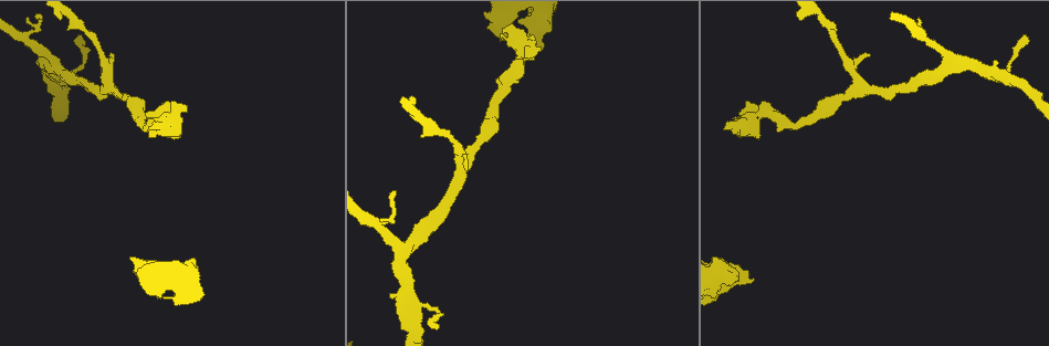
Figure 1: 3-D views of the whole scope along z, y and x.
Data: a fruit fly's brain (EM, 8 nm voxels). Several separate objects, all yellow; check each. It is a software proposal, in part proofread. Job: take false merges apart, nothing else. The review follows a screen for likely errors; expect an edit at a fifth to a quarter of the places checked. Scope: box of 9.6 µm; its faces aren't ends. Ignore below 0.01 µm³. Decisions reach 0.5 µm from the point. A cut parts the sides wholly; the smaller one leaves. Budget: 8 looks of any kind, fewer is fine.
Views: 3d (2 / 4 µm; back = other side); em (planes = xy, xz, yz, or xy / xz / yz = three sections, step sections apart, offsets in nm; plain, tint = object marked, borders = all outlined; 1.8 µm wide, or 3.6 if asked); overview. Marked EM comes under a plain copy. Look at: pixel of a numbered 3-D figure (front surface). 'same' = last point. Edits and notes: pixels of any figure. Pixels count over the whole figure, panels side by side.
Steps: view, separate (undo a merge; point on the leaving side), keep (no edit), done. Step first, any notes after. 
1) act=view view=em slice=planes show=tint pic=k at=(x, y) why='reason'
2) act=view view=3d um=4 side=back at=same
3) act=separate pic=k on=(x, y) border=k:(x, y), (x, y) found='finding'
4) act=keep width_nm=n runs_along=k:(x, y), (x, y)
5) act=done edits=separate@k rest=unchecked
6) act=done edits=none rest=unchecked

act=view view=em slice=planes show=tint pic=1 at=(52, 78) why='thick turns thin'

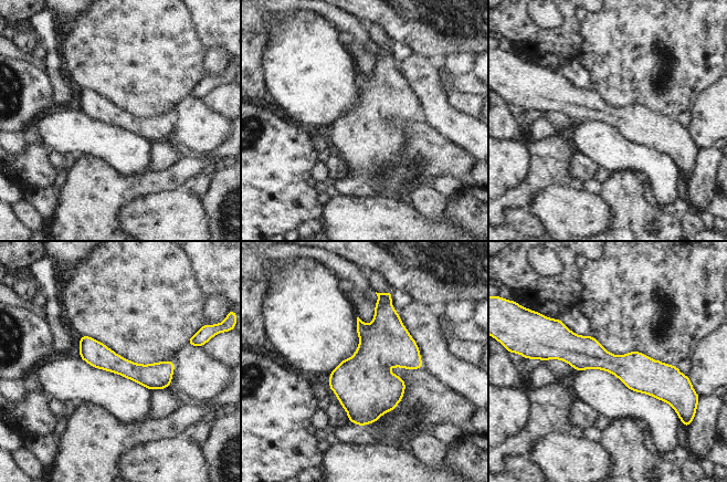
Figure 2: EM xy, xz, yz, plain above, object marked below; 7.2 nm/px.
act=keep runs_along=2:(547, 353), (677, 377) found='continuous, no second cell'

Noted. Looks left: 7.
act=view view=em slice=yz step=8 show=tint pic=1 at=(523, 54) why='sudden change in width'

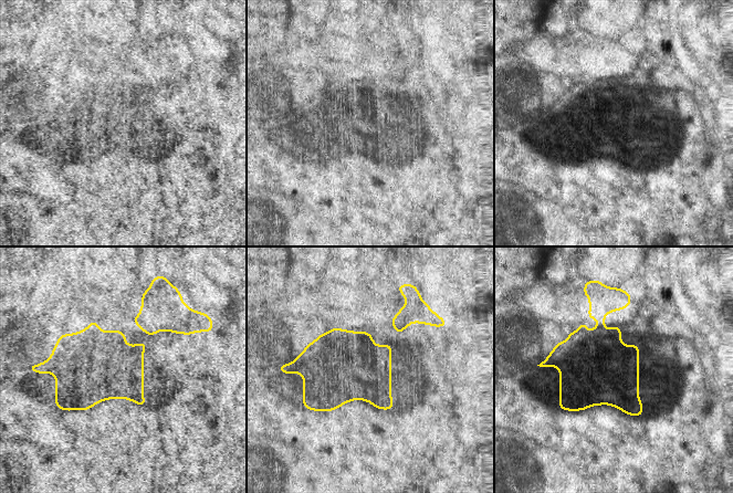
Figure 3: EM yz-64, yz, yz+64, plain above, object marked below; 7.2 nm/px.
act=separate pic=3 on=(600, 347) width_nm=480 found='two cells meet here'

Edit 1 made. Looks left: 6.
act=view view=3d um=4 pic=1 at=(742, 276) why='calibre changes'

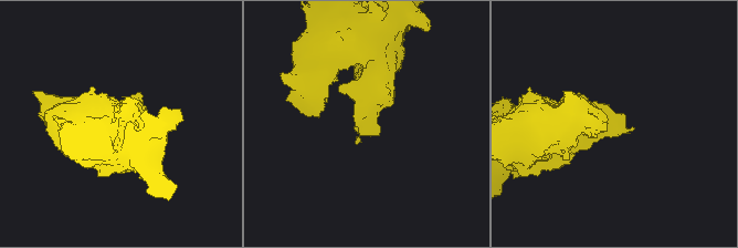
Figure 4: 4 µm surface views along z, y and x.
act=view view=em um=3.6 slice=planes show=borders pic=4 at=(366, 124) why='need the tissue'

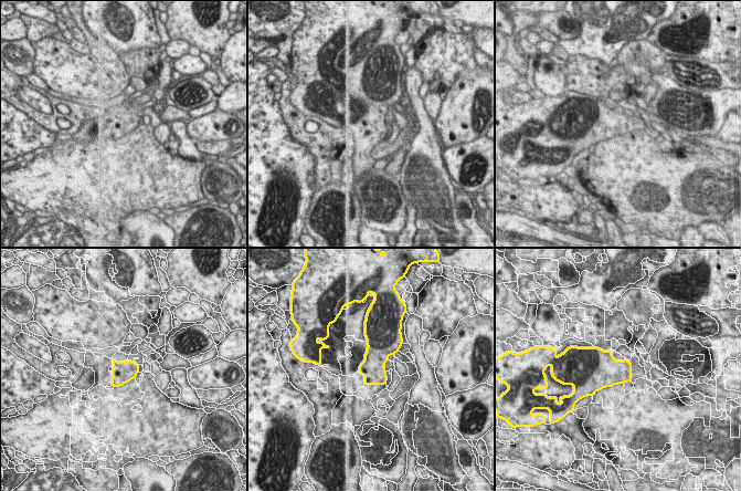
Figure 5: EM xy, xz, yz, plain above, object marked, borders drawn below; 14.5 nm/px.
act=keep found='continuous, no second cell'

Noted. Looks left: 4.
act=done edits=separate@3 rest=unchecked

